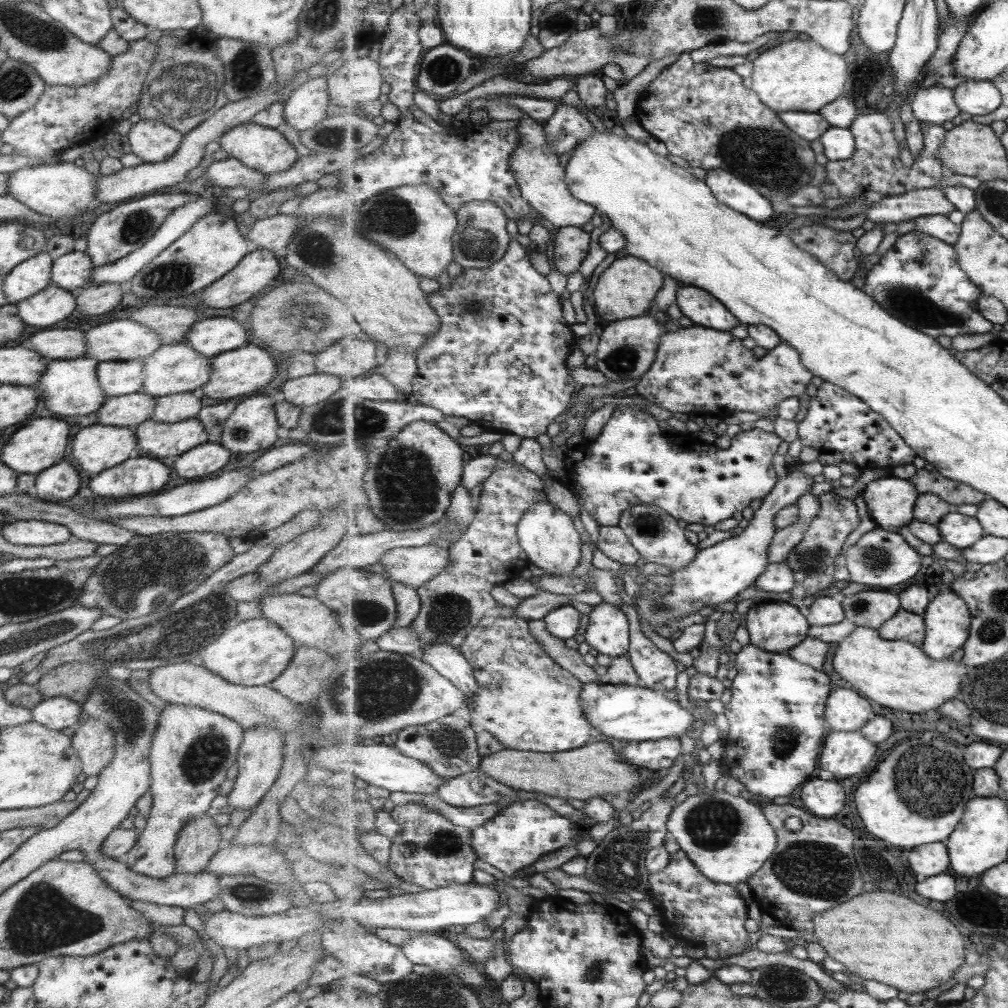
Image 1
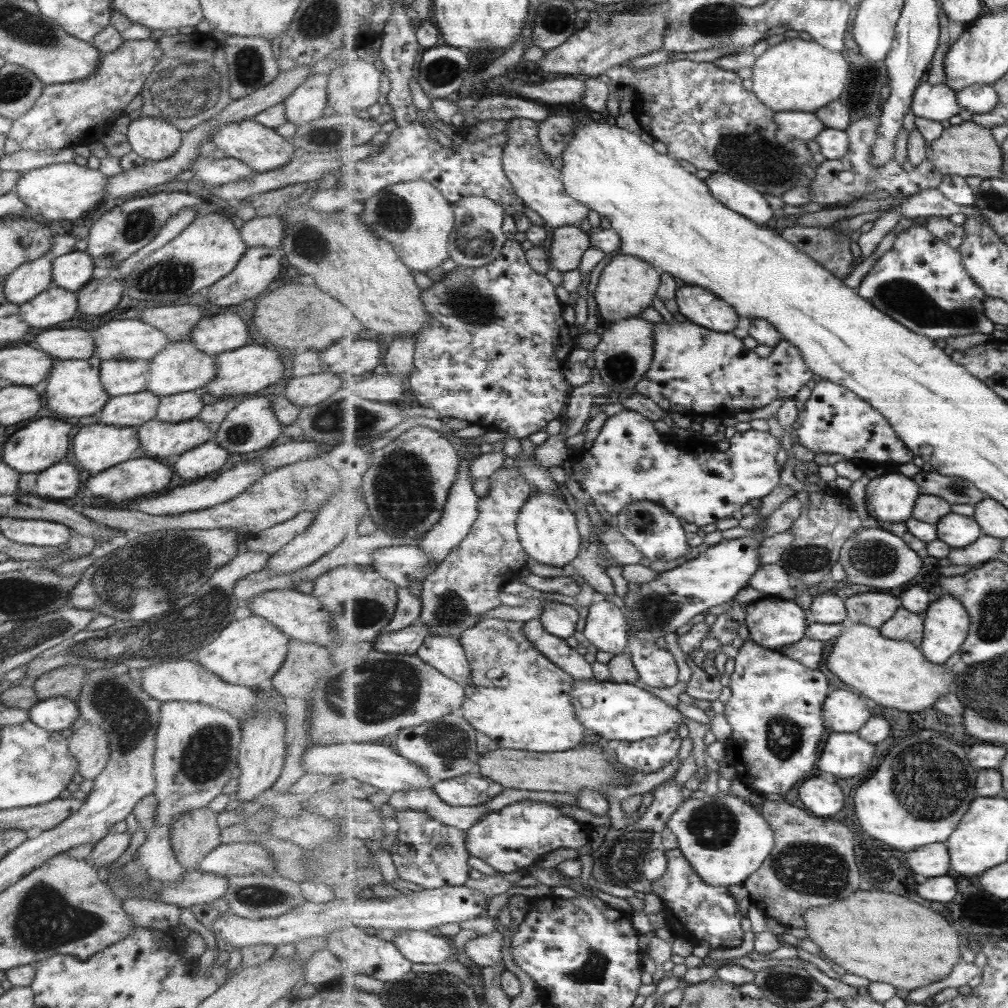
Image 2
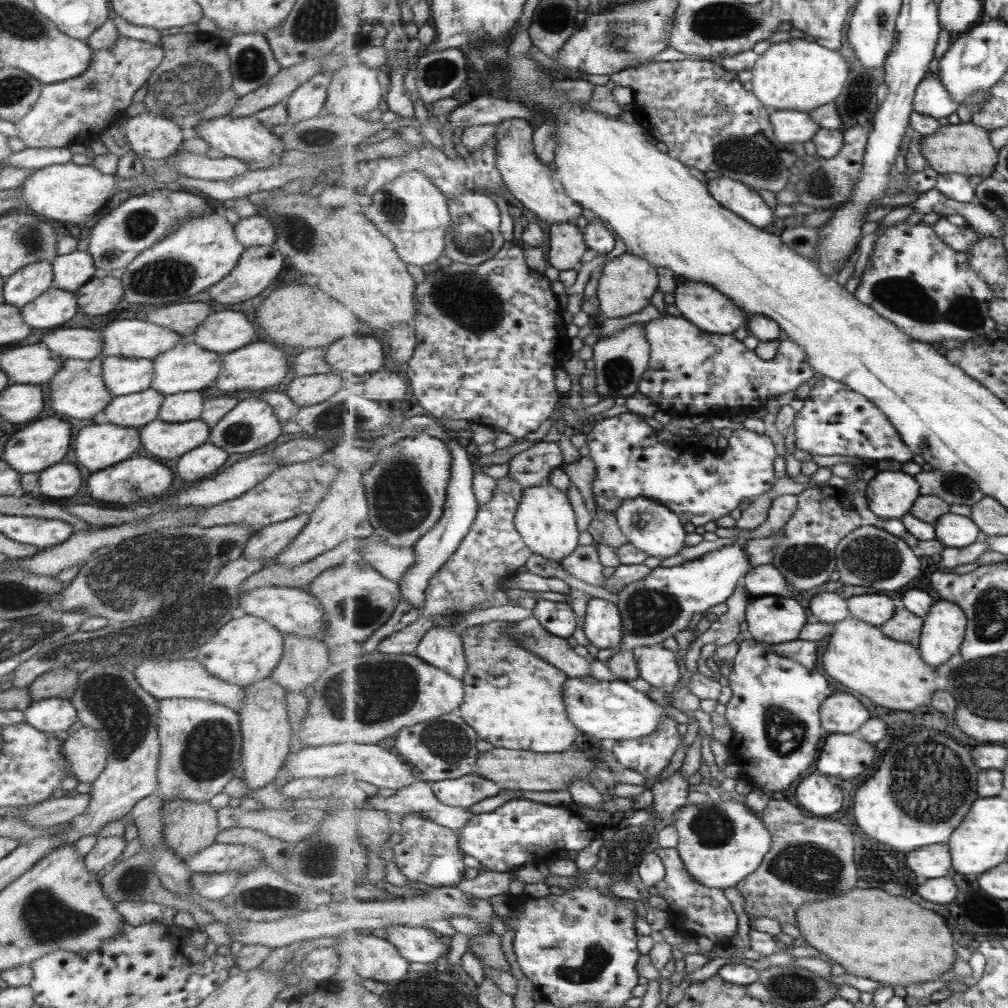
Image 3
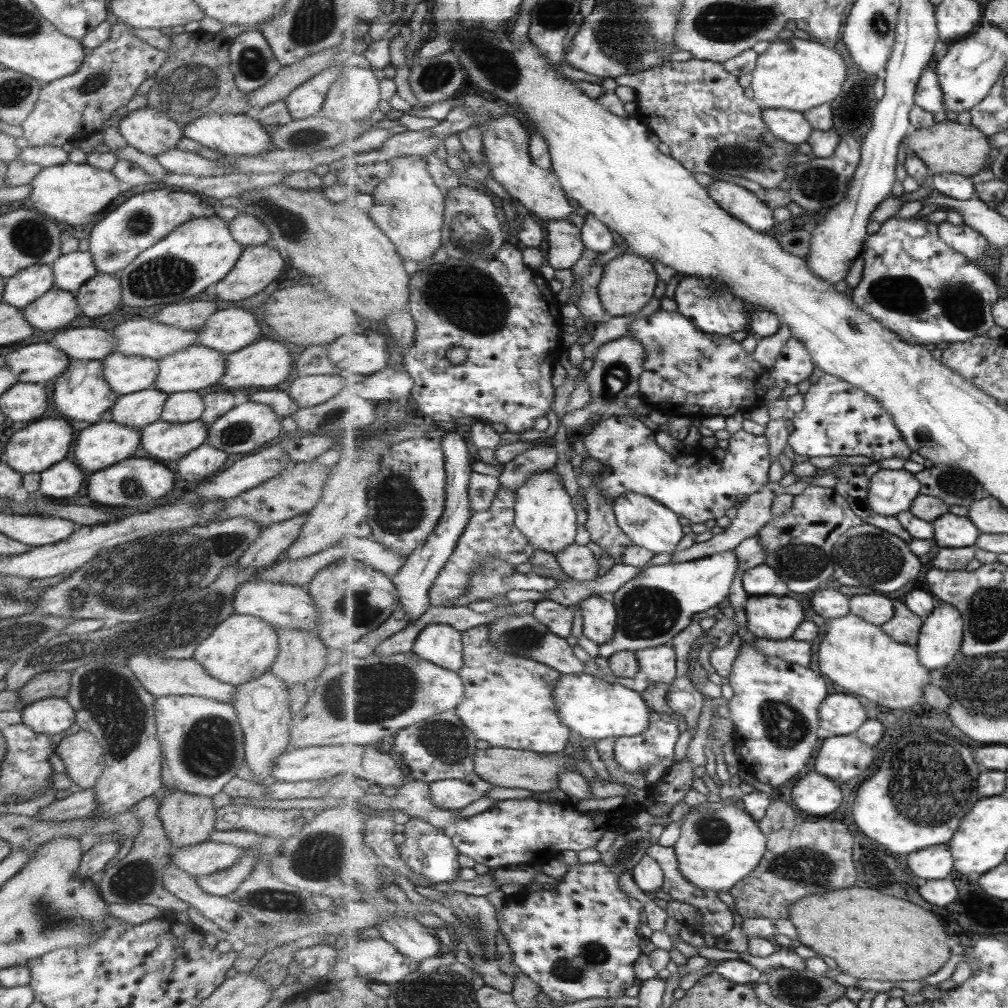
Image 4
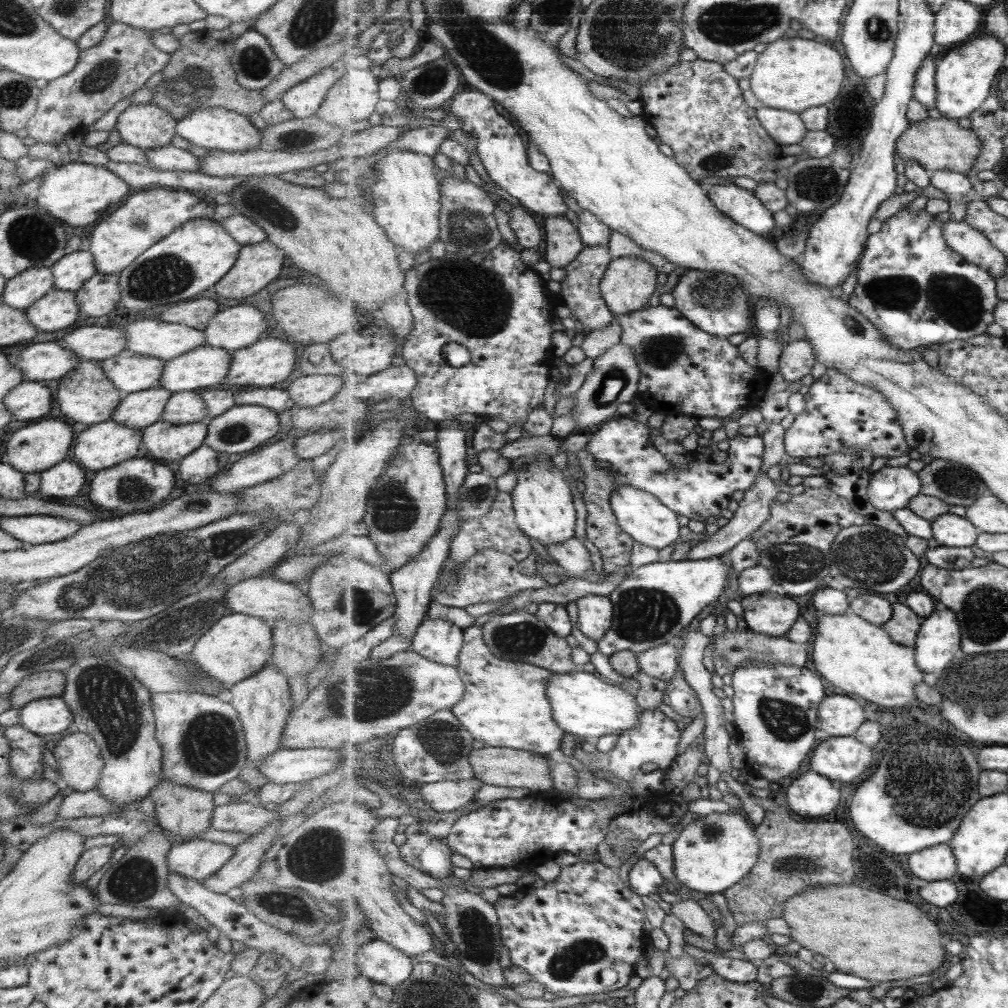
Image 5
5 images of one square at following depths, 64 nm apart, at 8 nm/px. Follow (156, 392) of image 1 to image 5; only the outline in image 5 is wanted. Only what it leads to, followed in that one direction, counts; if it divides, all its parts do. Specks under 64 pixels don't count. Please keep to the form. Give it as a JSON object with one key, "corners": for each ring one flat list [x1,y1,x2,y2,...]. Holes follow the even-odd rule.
{"corners":[[208,345,193,348,165,361,160,387,169,392,215,388,227,375,230,352]]}

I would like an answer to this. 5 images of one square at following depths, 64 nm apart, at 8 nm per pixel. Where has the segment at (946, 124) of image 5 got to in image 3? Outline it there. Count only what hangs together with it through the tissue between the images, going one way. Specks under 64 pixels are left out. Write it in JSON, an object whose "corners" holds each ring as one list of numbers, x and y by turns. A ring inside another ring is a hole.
{"corners":[[971,121,943,125,935,134,923,136,921,149,927,157,928,164,941,175,957,173,967,177,993,177,995,166,999,162,999,150,991,144,989,131]]}

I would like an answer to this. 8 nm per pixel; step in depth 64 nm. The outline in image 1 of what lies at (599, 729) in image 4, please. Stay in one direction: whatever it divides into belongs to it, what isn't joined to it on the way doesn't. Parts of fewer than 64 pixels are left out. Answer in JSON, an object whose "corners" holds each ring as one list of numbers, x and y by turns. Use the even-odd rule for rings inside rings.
{"corners":[[590,683,585,685,582,693,582,702,589,722,601,731,608,739,625,740,625,742,647,742,651,740,681,738,683,734,695,736,698,728,694,728,696,716,685,710,678,700,669,700,663,691,653,691,640,685,611,685]]}

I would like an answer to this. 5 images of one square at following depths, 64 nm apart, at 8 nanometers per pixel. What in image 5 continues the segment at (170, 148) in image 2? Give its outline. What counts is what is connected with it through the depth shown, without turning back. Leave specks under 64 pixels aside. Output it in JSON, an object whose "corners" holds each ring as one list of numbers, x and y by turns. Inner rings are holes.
{"corners":[[150,102,129,104,117,117,115,130,124,143,147,150,170,144,176,120,163,108]]}

